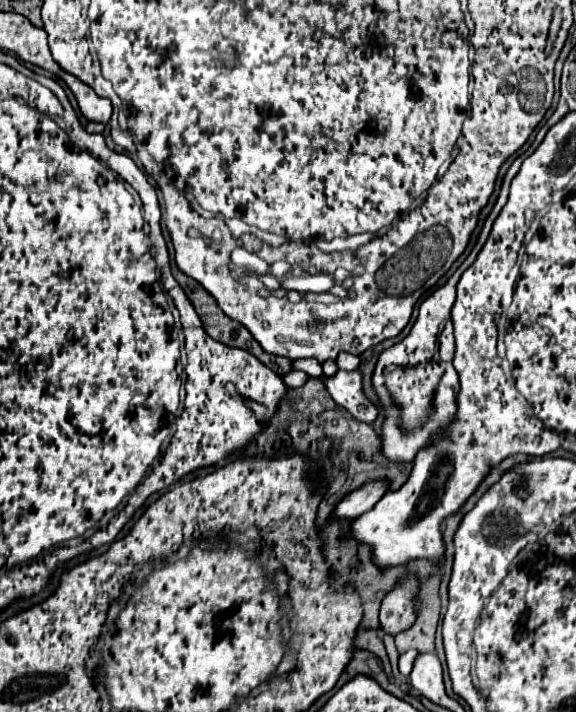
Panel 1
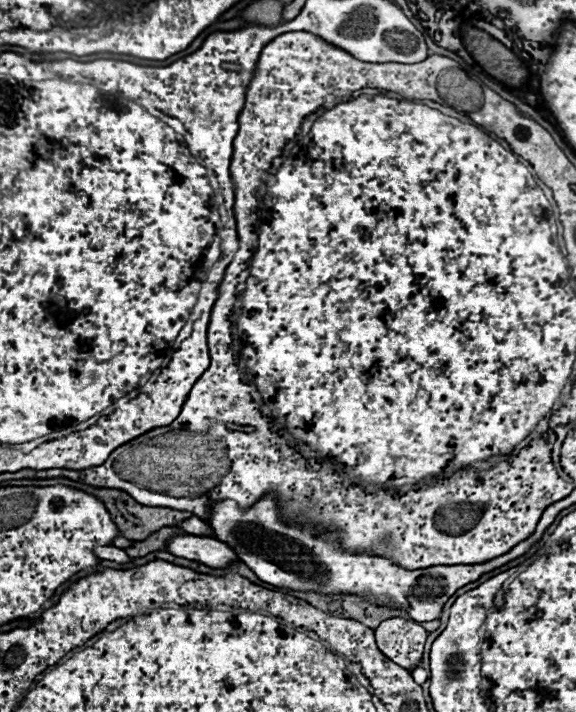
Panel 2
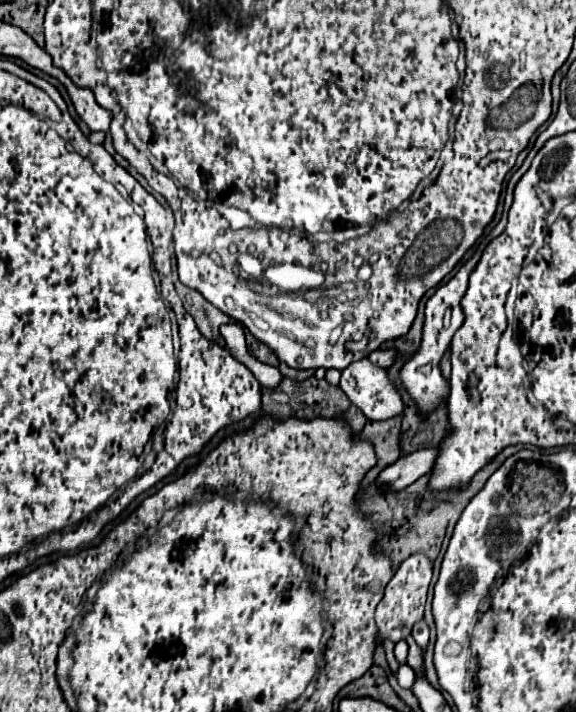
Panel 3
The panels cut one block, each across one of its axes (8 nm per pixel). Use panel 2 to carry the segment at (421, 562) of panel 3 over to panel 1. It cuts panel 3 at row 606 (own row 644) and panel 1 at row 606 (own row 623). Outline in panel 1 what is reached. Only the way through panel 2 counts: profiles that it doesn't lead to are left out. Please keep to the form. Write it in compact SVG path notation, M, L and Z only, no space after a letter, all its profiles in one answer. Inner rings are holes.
M408 576L400 586L396 586L384 598L380 608L380 622L384 632L396 634L412 626L416 618L416 602L412 602L416 592L418 592L418 582L414 576Z

